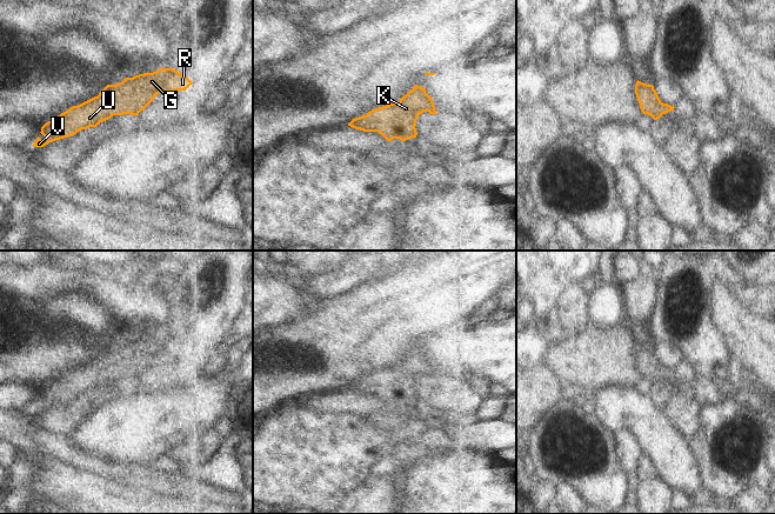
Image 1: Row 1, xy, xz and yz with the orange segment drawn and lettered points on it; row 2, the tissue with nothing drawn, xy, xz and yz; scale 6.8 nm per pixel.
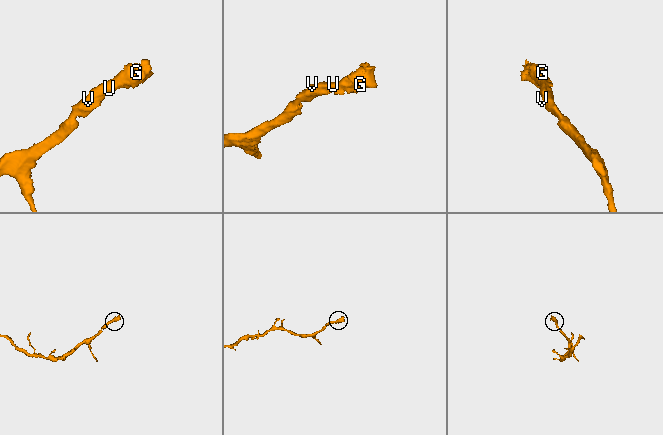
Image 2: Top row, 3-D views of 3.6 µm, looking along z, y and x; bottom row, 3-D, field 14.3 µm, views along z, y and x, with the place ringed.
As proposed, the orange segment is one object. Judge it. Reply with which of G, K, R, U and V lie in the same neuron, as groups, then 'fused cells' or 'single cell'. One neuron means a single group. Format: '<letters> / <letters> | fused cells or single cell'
G K R U V | single cell

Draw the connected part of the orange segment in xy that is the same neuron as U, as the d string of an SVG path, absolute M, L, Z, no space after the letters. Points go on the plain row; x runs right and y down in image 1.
M171 331L169 332L160 332L153 336L147 335L145 338L139 338L133 341L125 341L125 343L122 346L119 346L116 348L107 348L103 353L101 353L101 355L99 356L98 360L94 360L78 369L73 369L68 374L61 376L56 381L46 386L41 390L41 395L40 395L45 400L45 402L41 403L38 400L35 406L33 407L33 409L34 410L44 410L55 403L72 400L81 393L87 393L89 390L96 390L100 386L111 382L113 379L123 379L123 378L139 379L139 376L141 374L143 374L154 363L156 358L159 358L161 355L186 354L192 347L193 346L187 340L185 340L183 338L181 338L180 335L178 335Z

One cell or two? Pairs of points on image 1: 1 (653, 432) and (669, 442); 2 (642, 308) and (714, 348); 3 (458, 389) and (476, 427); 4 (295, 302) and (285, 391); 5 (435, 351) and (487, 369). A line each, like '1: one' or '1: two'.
1: one
2: two
3: two
4: two
5: one

